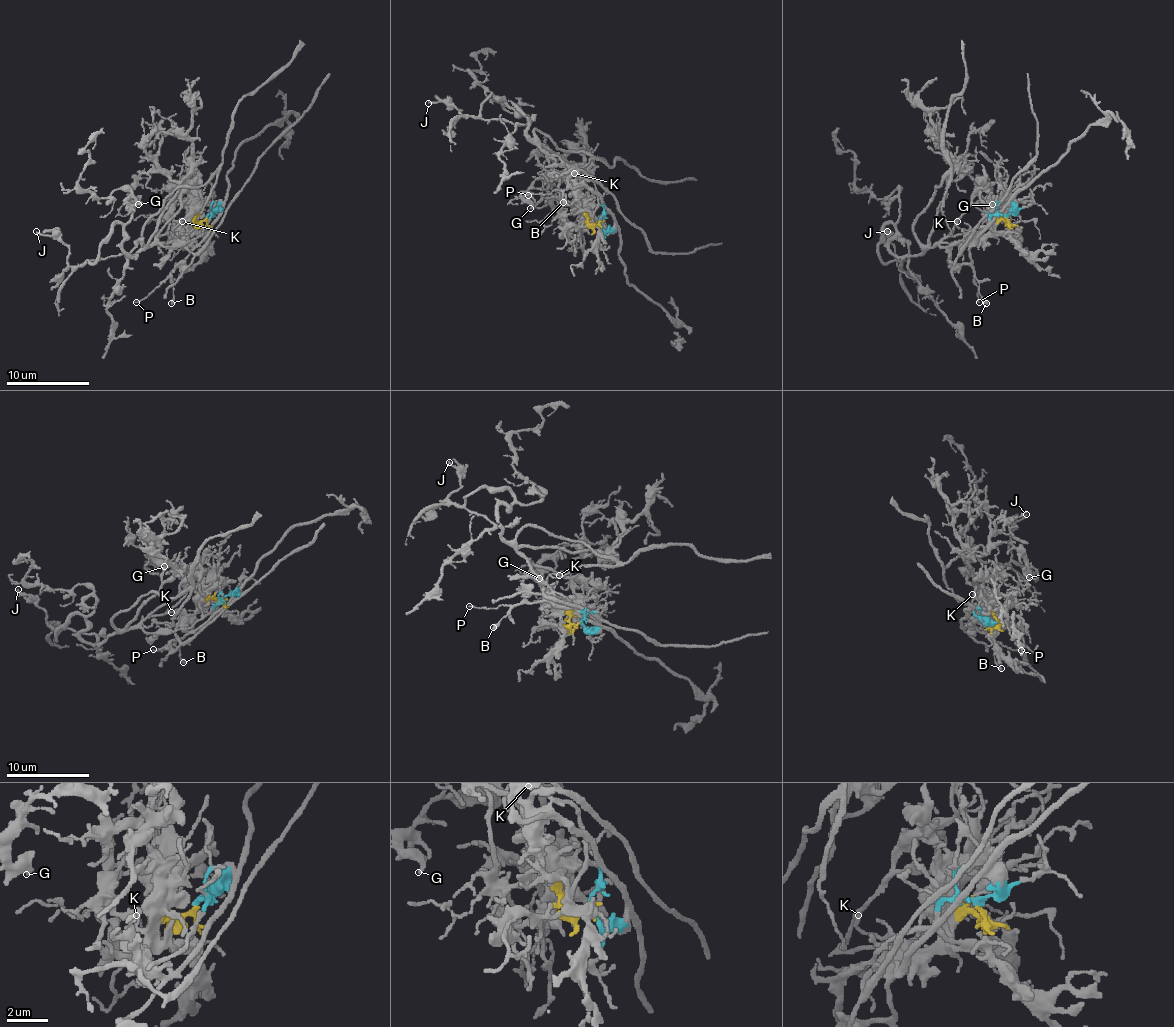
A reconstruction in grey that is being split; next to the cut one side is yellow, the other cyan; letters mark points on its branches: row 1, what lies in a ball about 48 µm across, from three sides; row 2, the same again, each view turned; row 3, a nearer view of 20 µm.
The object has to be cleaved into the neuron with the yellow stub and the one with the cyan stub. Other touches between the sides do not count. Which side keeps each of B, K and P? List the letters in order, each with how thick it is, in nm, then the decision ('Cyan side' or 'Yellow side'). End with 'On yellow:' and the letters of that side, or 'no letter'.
B: Thickness 240 nm. Yellow side
K: Thickness 150 nm. Yellow side
P: Thickness 110 nm. Yellow side
On yellow: B, K, P

